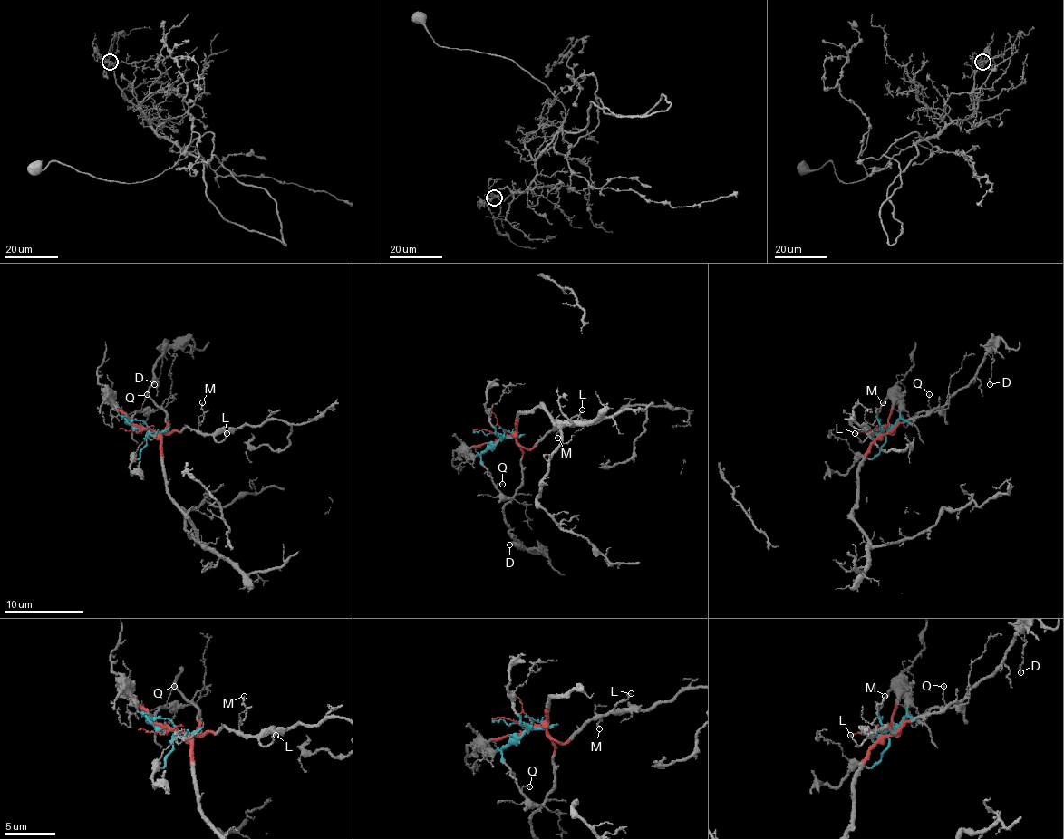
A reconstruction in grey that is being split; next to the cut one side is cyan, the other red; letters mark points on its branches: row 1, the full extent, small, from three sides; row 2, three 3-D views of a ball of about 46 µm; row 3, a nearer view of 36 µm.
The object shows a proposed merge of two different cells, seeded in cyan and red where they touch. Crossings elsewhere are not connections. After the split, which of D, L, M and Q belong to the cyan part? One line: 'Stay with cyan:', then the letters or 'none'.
Stay with cyan: Q

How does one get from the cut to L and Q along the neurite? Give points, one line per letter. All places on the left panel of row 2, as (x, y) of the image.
L: (148, 429), (168, 433), (191, 428), (210, 433), (220, 441), (227, 433)
Q: (148, 429), (136, 429), (126, 419), (130, 421), (148, 394)

